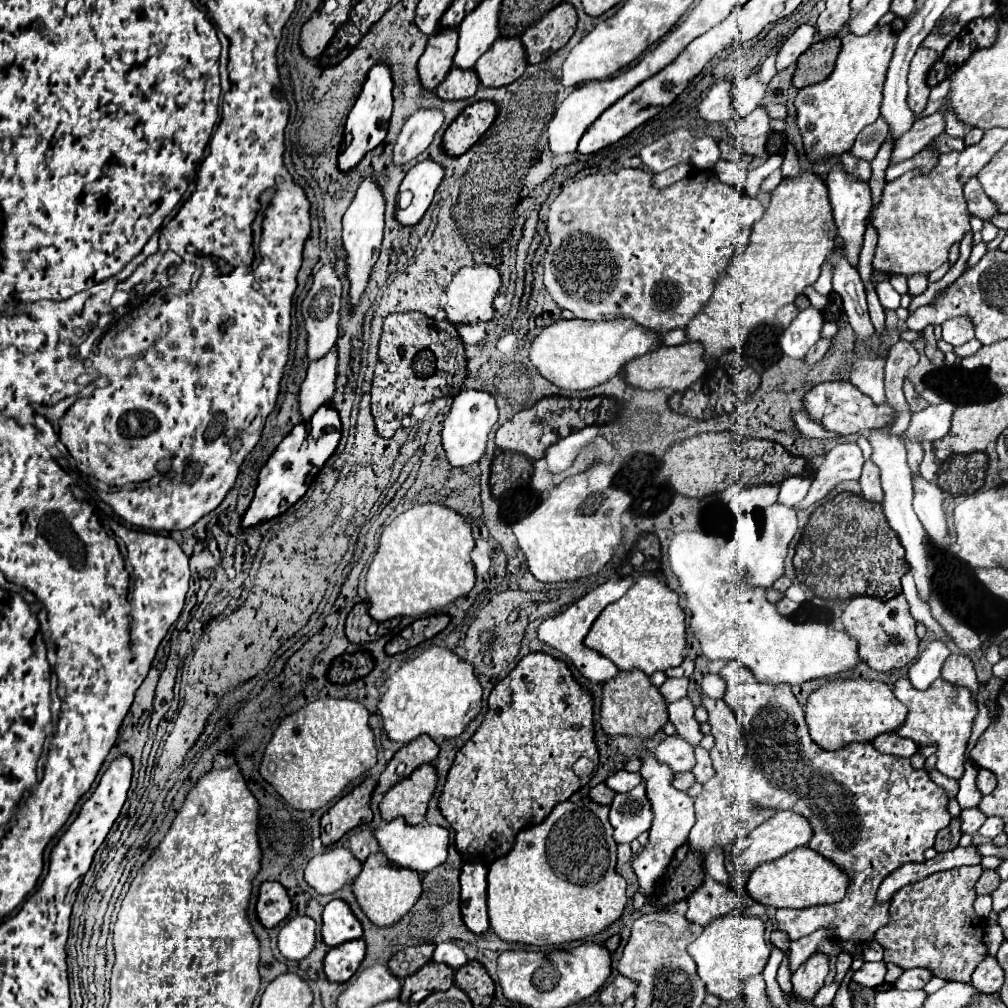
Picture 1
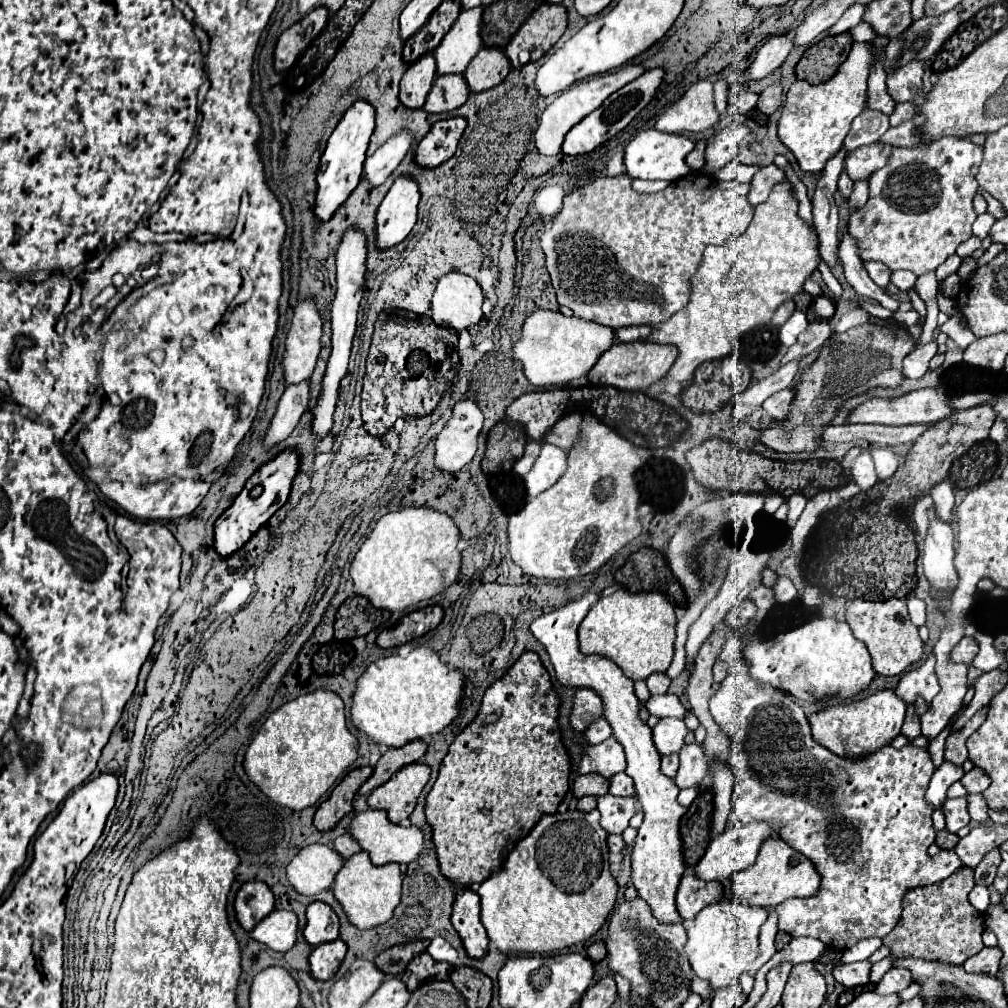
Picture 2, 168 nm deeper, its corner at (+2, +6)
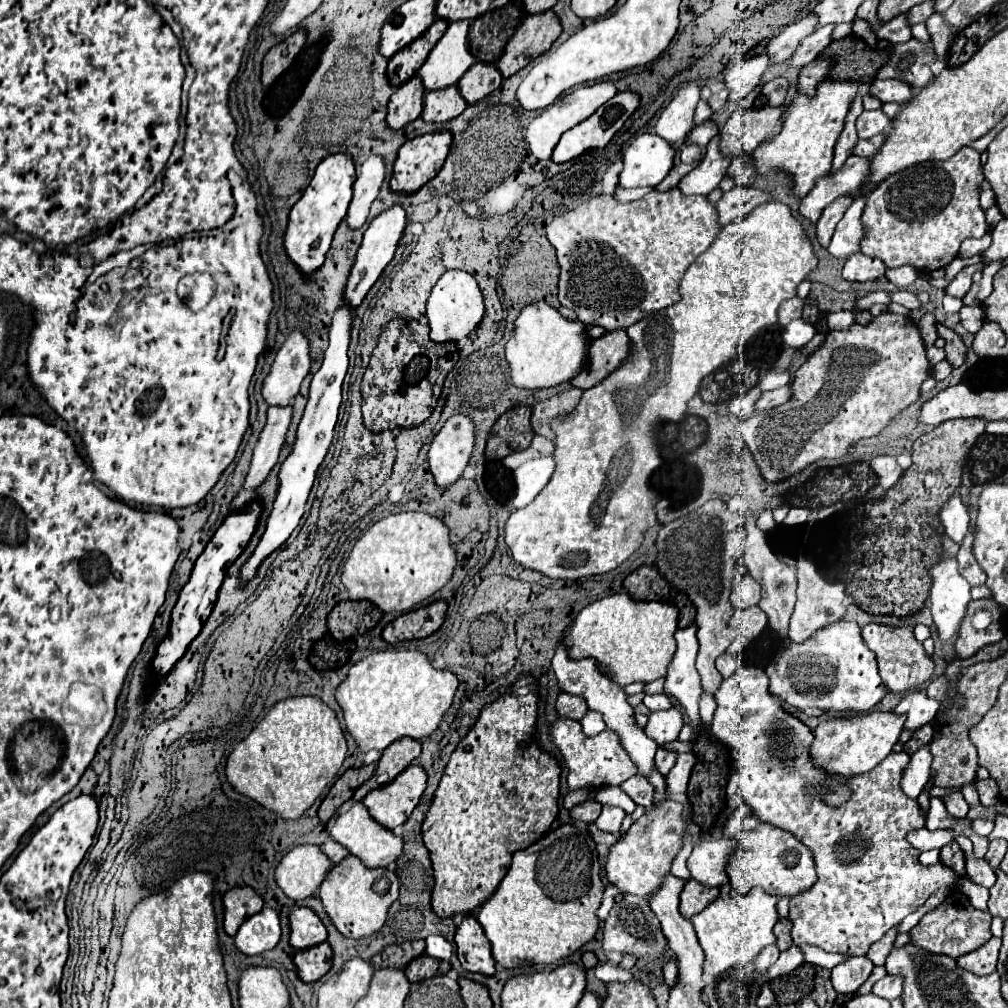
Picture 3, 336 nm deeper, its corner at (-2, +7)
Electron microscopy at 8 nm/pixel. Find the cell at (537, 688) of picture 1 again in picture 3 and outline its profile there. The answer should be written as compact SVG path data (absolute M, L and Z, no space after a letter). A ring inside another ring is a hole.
M520 675L520 679L504 695L482 707L476 725L456 745L444 769L422 825L422 839L430 851L436 879L432 891L432 909L440 917L470 913L482 905L500 885L510 867L512 855L538 841L538 837L542 837L558 817L562 773L560 761L552 753L544 751L536 741L532 741L532 733L536 731L538 723L538 701L538 681L532 675ZM520 687L532 687L532 691L528 695L518 695Z

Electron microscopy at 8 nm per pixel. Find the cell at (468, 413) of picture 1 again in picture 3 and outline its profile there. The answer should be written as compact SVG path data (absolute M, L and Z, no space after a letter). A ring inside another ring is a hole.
M456 413L442 425L428 451L428 463L436 485L448 487L462 475L476 445L474 433L474 421L464 413Z

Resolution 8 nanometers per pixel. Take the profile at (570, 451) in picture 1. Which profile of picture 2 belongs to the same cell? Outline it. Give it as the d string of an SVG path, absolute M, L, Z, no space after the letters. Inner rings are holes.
M542 444L542 452L540 452L538 460L534 462L532 470L524 476L526 496L534 498L536 494L550 488L566 472L564 460L566 460L566 454L562 448Z

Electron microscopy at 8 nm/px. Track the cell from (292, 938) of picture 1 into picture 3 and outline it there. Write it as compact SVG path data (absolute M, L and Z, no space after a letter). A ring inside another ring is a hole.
M264 907L260 913L252 915L242 923L236 933L236 947L246 955L258 955L264 951L274 949L280 943L282 927L280 927L280 913Z

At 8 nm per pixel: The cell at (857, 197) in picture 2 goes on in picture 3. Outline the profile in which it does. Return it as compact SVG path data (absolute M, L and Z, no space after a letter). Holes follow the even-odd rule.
M858 195L858 197L854 197L852 205L846 209L840 223L836 225L834 237L828 245L828 251L834 257L846 259L846 255L852 255L852 253L858 251L858 241L864 235L864 229L862 229L862 223L860 223L862 211L864 211L864 197Z

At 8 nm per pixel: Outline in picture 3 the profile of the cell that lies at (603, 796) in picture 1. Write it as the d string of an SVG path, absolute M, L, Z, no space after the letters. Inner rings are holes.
M588 799L588 801L584 801L584 803L576 805L576 807L572 807L572 809L570 809L570 815L572 815L574 819L578 819L578 821L590 825L590 823L594 823L594 821L598 819L600 809L602 809L602 803L594 801L594 799Z

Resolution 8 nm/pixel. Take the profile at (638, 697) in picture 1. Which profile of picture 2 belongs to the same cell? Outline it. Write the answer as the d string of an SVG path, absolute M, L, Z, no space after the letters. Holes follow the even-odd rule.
M576 690L574 706L570 712L572 728L578 732L584 732L584 728L598 718L602 718L602 710L598 710L598 696L592 694L592 690Z

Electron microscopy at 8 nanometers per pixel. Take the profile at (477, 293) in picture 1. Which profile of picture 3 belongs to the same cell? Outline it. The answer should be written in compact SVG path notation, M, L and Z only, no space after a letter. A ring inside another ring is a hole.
M448 271L438 279L428 297L426 317L430 325L430 339L436 343L458 341L476 329L476 325L482 321L482 315L484 315L484 295L476 279L466 271Z

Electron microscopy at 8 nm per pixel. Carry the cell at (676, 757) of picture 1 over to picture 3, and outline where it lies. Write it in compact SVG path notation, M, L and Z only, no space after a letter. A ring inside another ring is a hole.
M672 707L668 711L654 711L654 713L650 713L648 723L646 723L646 735L652 737L658 745L664 745L664 743L678 739L682 725L684 725L684 721L676 707Z

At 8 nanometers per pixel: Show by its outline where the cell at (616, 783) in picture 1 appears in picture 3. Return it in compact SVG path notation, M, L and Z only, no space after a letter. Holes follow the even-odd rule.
M634 775L630 777L628 781L624 781L620 785L620 789L632 797L632 801L636 805L644 805L644 807L650 807L652 805L652 795L654 795L654 787L646 781L646 777L640 777L640 775Z

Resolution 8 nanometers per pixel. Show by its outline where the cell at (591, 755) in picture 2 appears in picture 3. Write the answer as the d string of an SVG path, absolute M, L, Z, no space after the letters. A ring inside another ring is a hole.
M556 719L552 723L552 739L558 745L564 763L568 765L568 787L570 791L582 789L582 787L608 787L608 785L620 785L628 777L636 775L638 769L622 749L618 735L610 729L604 729L596 737L586 737L580 723L572 719Z

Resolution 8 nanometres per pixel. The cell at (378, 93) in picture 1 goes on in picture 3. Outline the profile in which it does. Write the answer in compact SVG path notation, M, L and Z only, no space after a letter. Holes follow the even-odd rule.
M350 153L328 155L316 167L314 177L306 187L302 199L292 207L284 247L290 259L300 267L304 275L312 275L324 263L324 255L330 249L332 235L348 211L354 177L356 177L356 165Z

